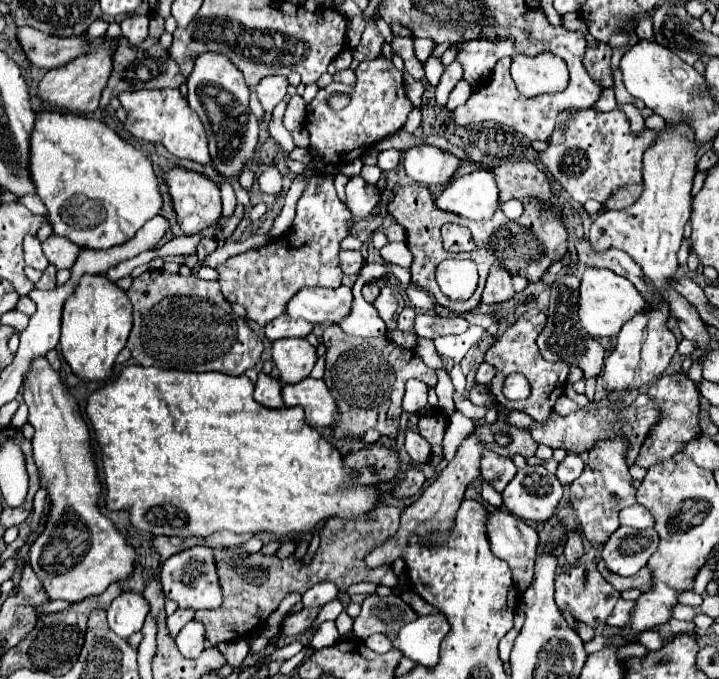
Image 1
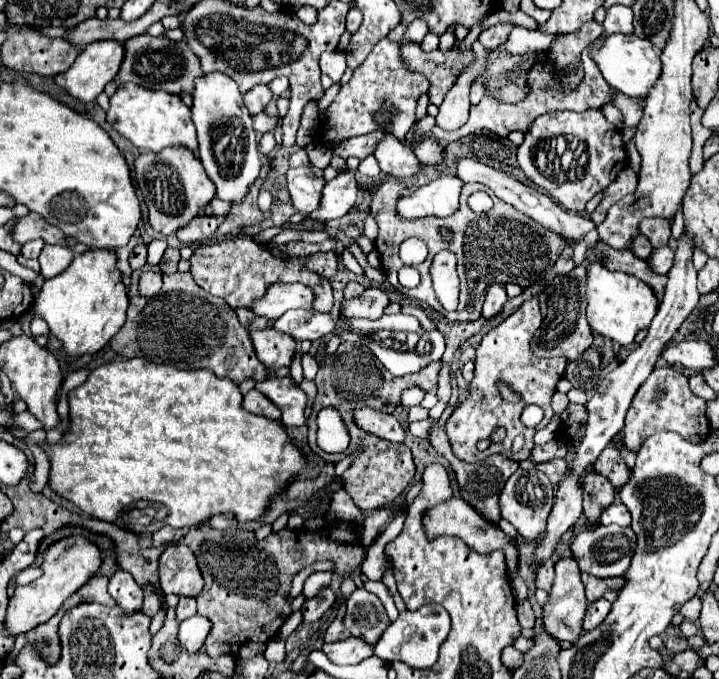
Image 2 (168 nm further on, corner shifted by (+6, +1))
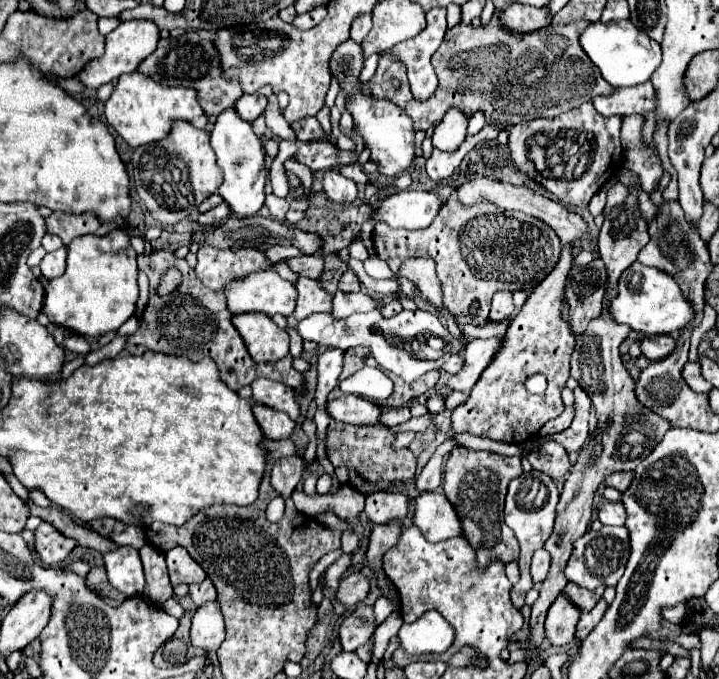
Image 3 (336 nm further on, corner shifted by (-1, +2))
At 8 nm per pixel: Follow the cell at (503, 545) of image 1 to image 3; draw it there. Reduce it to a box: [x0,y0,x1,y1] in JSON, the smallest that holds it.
[413,493,461,543]

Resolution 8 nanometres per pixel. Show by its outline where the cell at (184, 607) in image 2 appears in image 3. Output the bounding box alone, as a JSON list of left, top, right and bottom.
[189,577,217,607]

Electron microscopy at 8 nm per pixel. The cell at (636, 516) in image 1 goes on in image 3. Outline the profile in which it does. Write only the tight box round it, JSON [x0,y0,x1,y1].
[599,501,625,525]

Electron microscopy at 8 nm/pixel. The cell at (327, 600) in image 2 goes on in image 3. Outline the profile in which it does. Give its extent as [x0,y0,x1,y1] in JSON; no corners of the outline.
[337,573,369,607]

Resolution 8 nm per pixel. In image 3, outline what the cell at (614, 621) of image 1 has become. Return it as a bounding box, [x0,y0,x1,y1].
[575,599,607,641]

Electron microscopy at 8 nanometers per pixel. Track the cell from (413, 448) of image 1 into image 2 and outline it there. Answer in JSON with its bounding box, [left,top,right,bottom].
[354,408,406,442]

